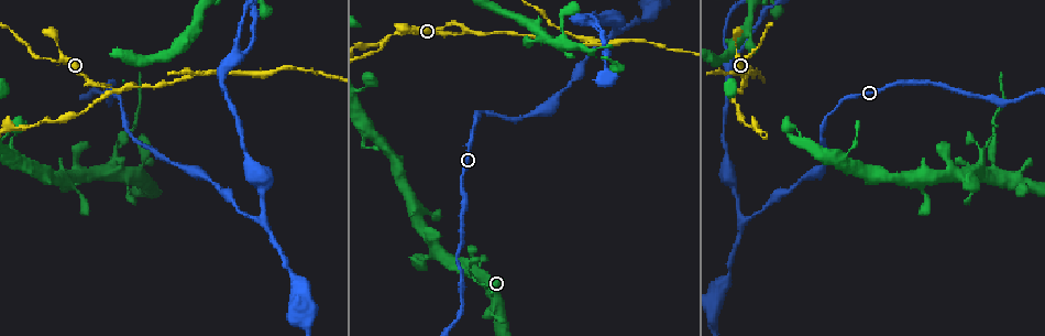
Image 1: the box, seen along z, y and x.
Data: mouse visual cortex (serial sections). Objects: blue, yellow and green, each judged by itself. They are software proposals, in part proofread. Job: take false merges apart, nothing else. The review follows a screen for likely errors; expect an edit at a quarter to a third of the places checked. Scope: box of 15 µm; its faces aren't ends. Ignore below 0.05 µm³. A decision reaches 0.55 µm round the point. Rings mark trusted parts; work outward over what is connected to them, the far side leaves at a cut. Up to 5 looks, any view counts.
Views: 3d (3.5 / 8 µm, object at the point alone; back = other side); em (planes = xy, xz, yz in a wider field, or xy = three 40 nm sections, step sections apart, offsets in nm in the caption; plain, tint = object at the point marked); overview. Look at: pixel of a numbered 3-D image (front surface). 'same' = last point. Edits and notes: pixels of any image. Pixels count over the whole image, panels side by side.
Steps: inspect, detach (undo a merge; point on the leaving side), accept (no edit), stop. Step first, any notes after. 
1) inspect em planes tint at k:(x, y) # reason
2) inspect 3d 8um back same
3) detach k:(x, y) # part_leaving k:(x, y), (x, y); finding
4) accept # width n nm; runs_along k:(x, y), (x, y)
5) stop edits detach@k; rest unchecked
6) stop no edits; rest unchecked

inspect 3d 3.5um at 1:(977, 142) # a narrow waist

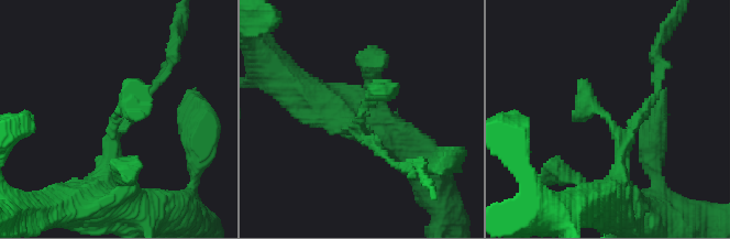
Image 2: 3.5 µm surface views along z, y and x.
inspect em xy step 5 tint at 2:(113, 121)

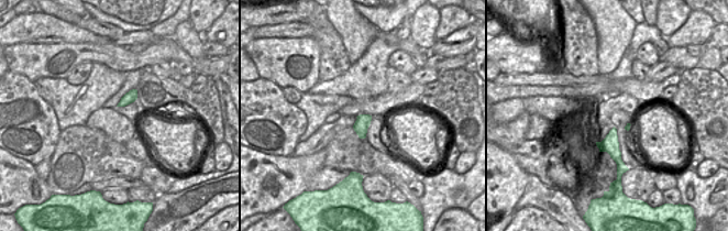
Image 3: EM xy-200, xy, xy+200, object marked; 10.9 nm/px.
detach 2:(657, 86) # part_leaving 2:(636, 126), (657, 89), (657, 45); a second cell is stuck on

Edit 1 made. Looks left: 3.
inspect 3d 3.5um at 1:(260, 220) # abrupt turn

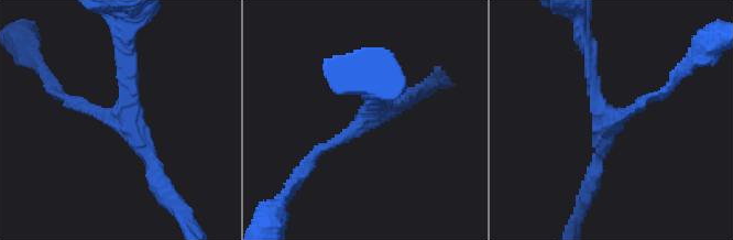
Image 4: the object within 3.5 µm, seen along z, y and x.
inspect em planes tint at 4:(120, 120)

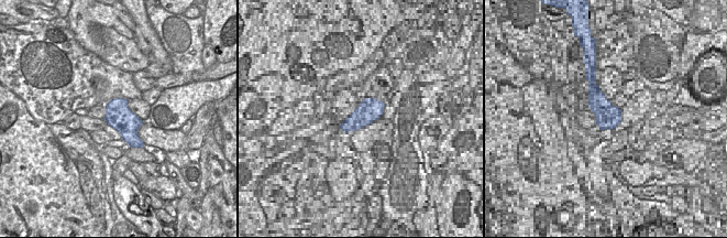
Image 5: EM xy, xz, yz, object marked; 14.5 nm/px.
accept # width 380 nm; runs_along 4:(313, 159), (367, 119), (370, 99); continuous, no second cell

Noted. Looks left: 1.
stop edits detach@2; rest unchecked

